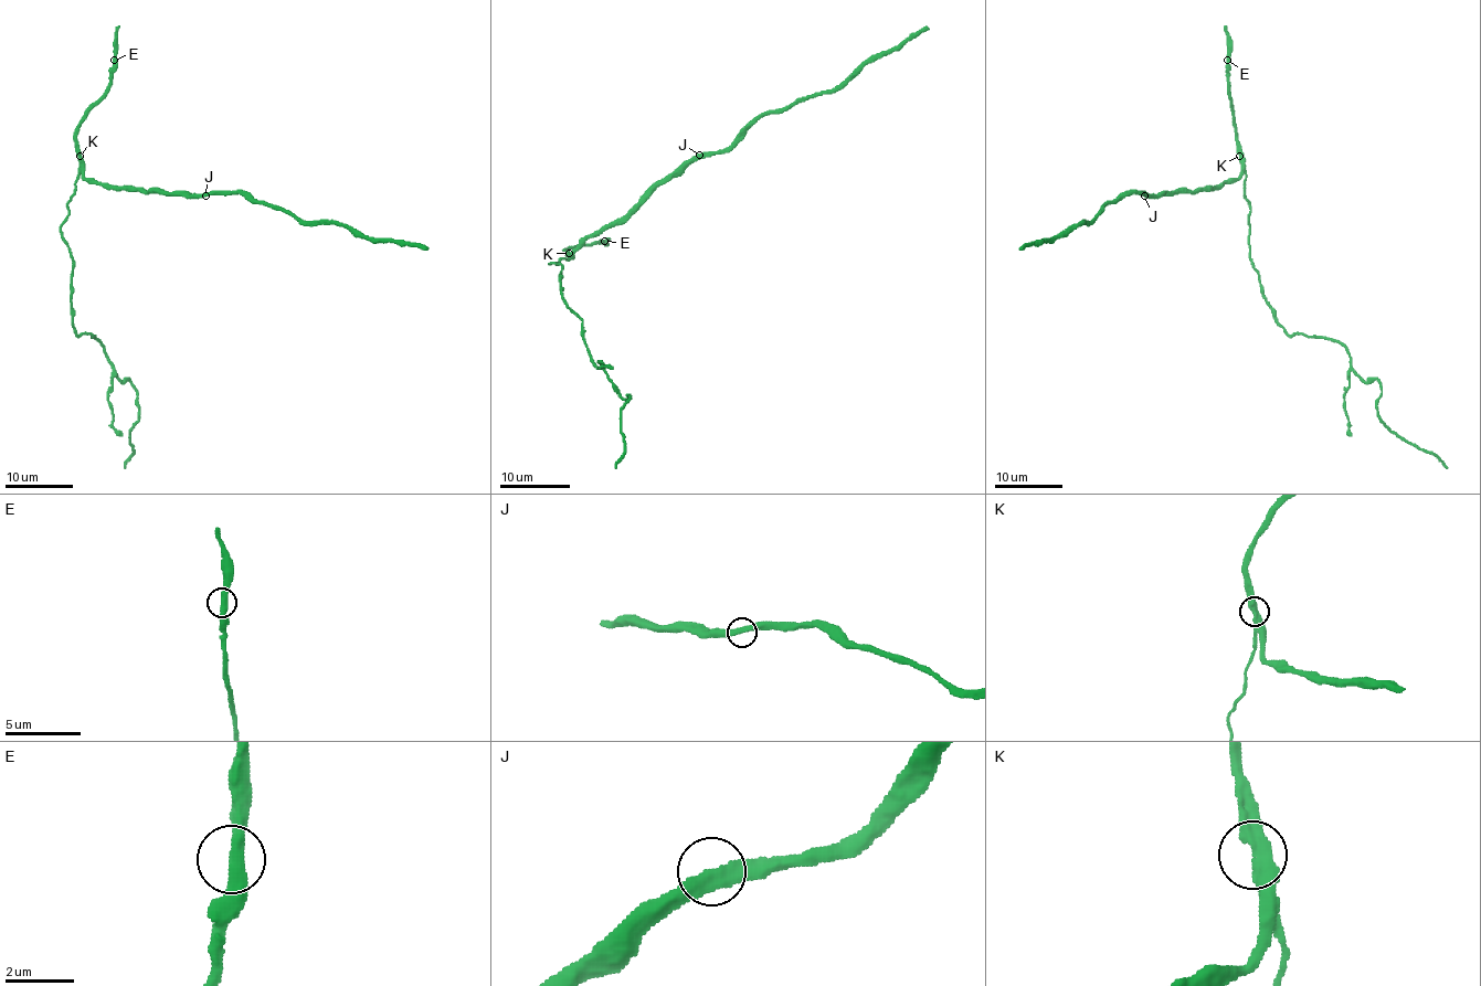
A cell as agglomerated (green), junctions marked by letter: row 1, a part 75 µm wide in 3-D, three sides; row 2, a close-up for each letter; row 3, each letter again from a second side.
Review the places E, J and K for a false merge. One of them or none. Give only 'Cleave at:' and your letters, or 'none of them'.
Cleave at: none of them

